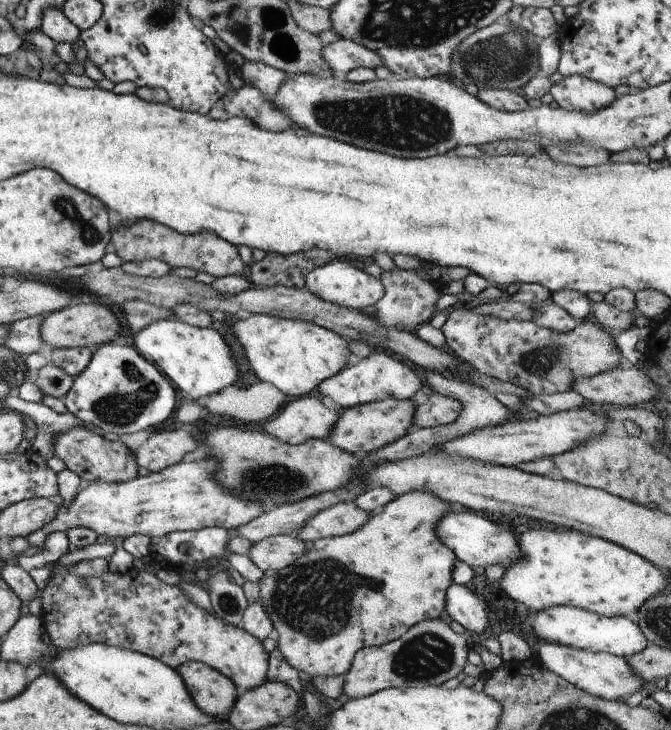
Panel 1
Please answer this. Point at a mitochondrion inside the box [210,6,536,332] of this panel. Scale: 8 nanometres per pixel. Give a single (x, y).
(379, 118)

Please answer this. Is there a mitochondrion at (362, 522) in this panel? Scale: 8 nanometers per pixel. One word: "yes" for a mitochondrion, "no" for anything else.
no

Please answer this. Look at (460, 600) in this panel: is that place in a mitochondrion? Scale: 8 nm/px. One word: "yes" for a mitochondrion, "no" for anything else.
no

